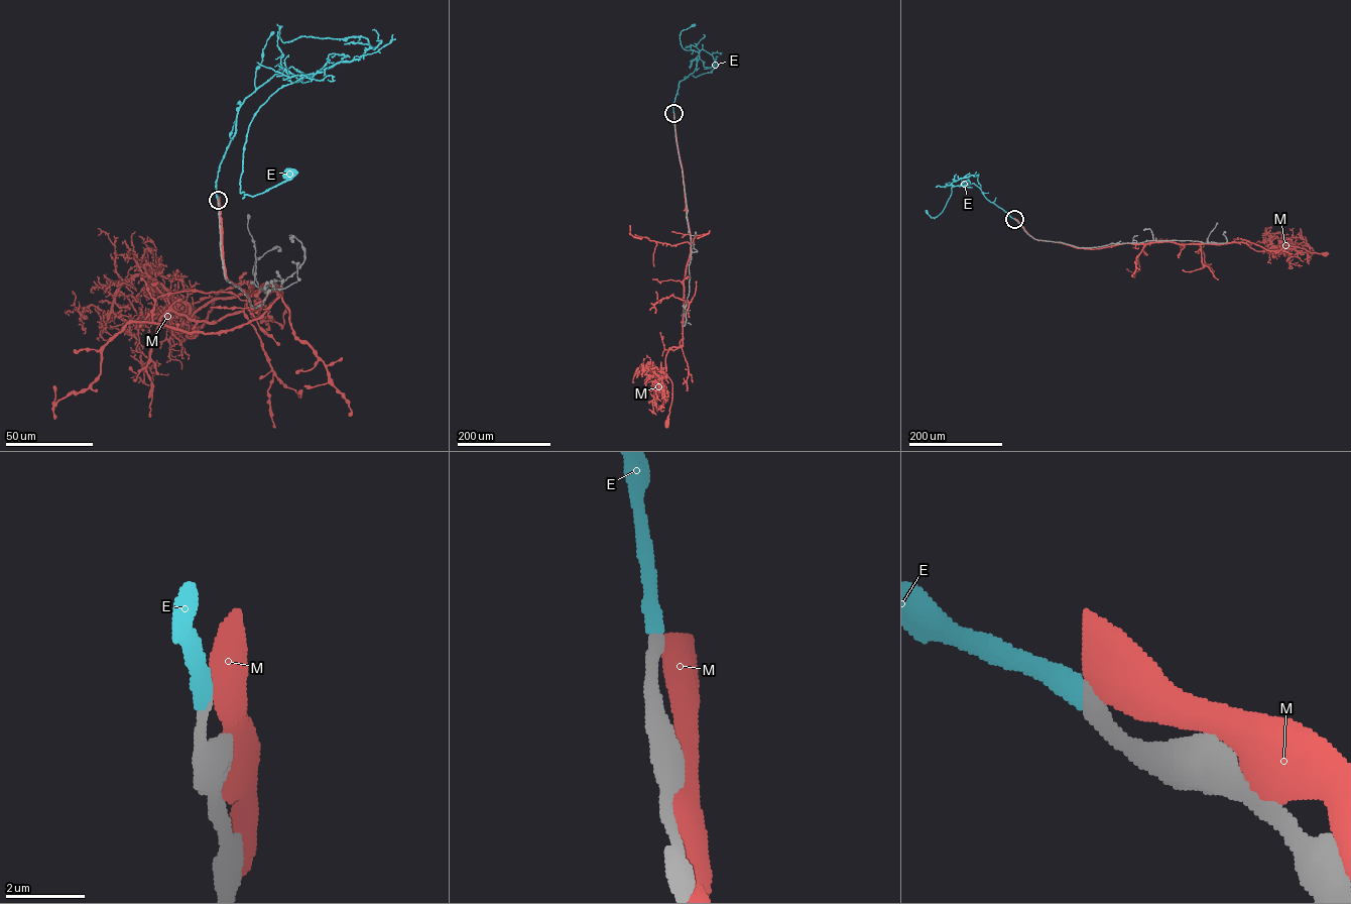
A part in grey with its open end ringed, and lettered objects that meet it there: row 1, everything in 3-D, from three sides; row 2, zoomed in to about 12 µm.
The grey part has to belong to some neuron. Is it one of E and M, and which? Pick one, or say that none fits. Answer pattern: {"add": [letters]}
{"add": ["E"]}

